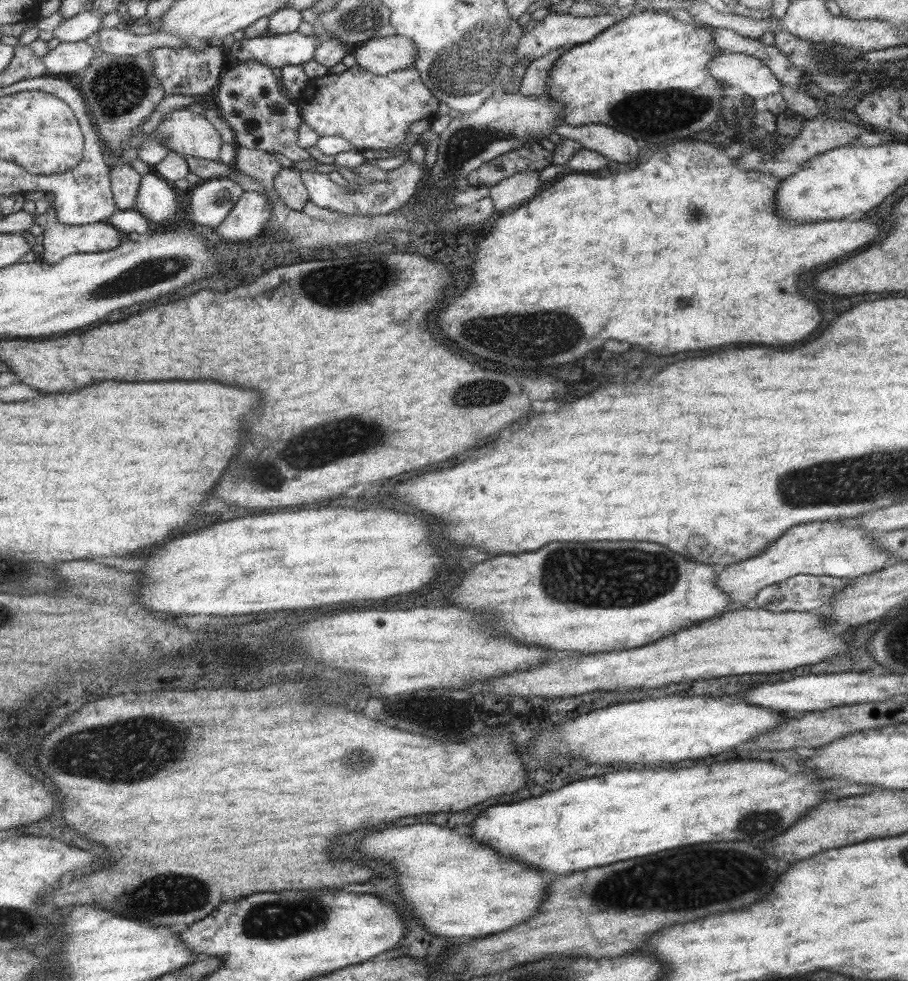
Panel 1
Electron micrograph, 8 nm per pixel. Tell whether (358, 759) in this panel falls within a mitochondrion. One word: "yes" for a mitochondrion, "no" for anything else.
yes

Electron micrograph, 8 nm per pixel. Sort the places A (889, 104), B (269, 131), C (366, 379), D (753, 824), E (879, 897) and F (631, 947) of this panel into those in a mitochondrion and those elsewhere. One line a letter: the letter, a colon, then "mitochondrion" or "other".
A: other
B: other
C: other
D: mitochondrion
E: other
F: other

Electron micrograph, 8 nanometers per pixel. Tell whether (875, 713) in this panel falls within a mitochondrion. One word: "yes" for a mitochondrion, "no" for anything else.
no

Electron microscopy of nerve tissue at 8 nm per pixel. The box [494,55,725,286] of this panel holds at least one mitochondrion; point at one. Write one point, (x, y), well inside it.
(629, 110)

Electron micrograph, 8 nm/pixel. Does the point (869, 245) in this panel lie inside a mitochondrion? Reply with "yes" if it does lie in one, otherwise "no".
no

